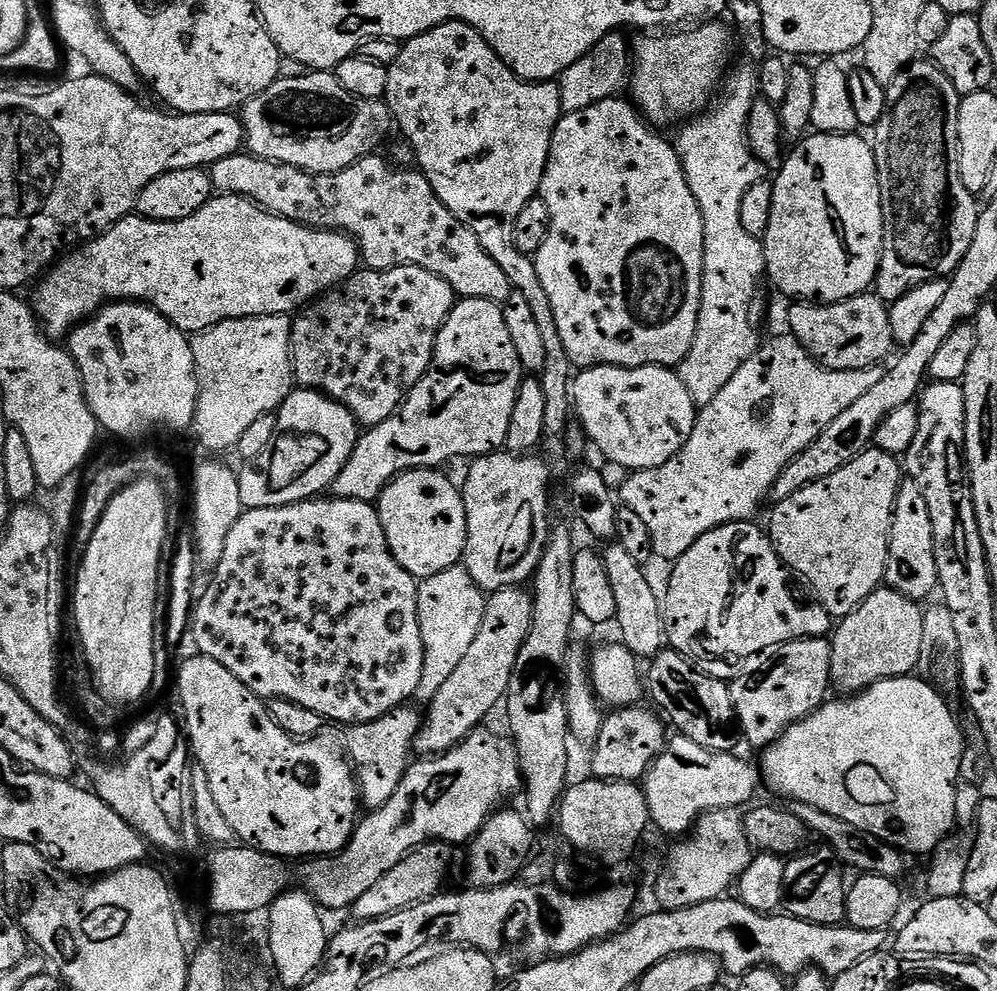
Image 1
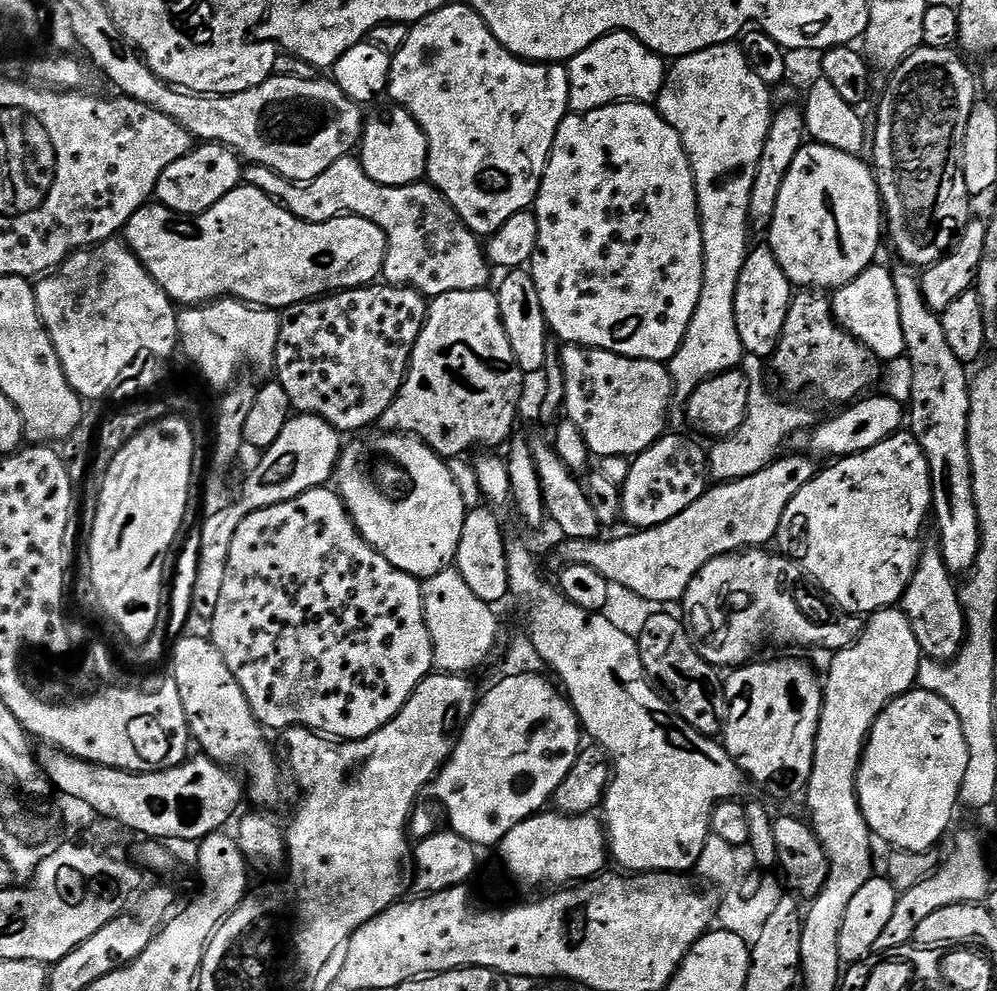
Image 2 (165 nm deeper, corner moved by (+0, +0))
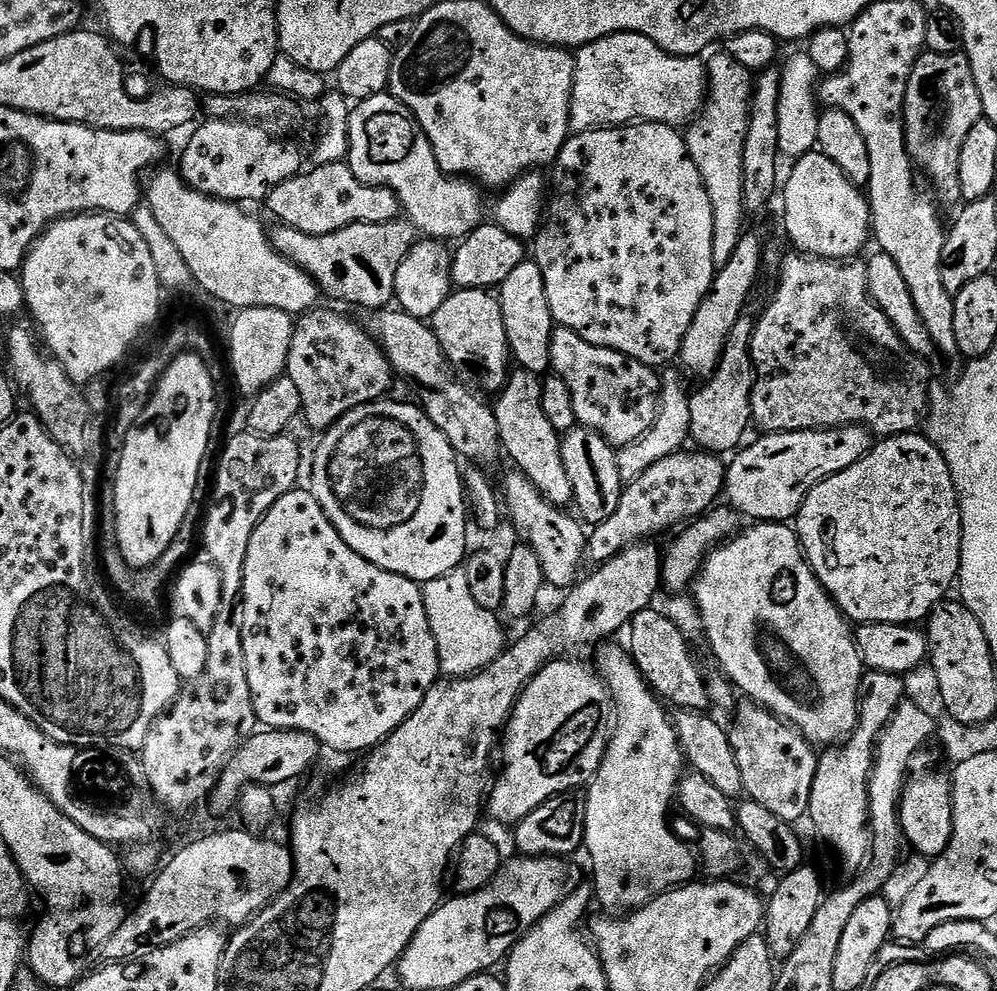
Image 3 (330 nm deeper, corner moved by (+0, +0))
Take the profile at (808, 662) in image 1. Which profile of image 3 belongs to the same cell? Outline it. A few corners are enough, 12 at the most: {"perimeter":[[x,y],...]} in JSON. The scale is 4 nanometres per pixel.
{"perimeter":[[750,699],[730,735],[745,793],[808,815],[817,749]]}

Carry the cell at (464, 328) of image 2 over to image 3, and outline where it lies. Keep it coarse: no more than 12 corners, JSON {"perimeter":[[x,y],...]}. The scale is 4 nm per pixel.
{"perimeter":[[453,291],[430,327],[461,380],[499,393],[510,353],[500,302]]}

